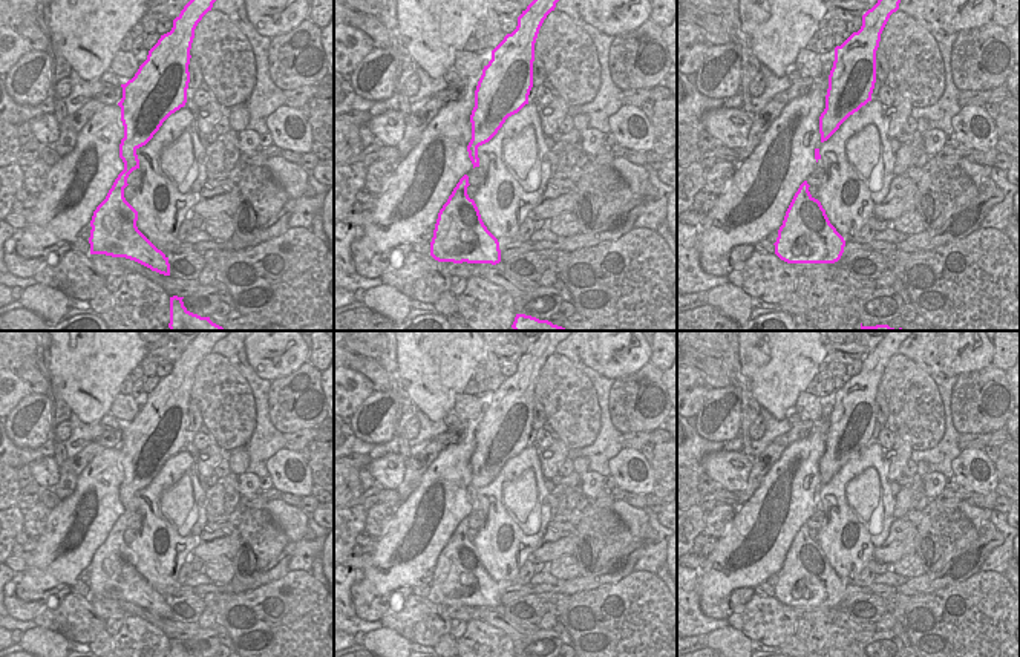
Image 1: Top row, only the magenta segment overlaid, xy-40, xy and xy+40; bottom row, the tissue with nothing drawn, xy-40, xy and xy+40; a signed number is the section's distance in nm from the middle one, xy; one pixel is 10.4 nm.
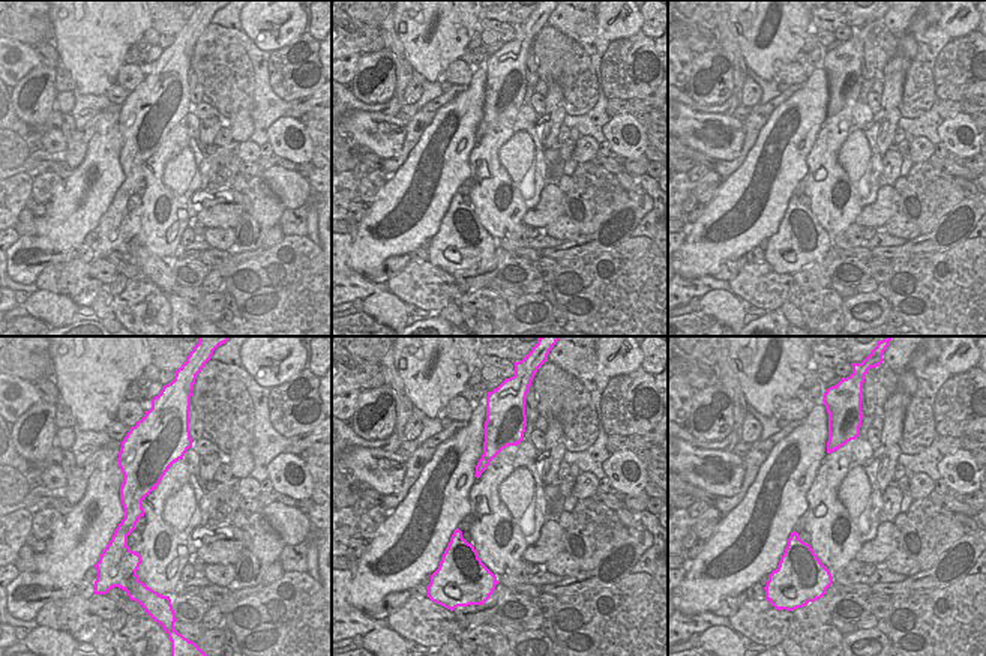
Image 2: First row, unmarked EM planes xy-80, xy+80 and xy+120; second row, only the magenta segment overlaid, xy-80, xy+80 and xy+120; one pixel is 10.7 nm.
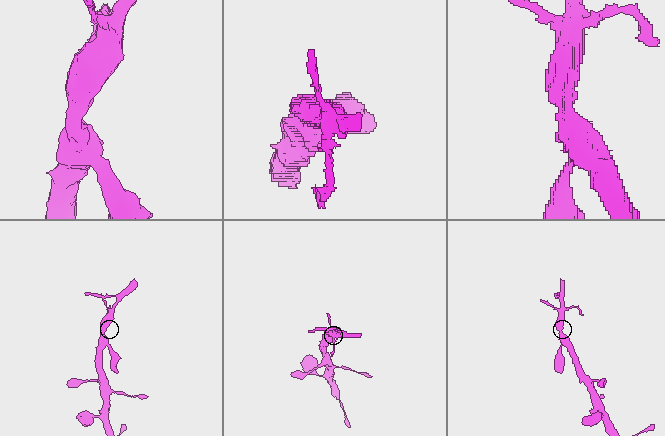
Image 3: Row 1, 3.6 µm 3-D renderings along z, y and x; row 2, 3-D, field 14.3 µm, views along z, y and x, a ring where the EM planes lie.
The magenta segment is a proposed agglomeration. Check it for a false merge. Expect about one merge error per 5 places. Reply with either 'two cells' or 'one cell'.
one cell

